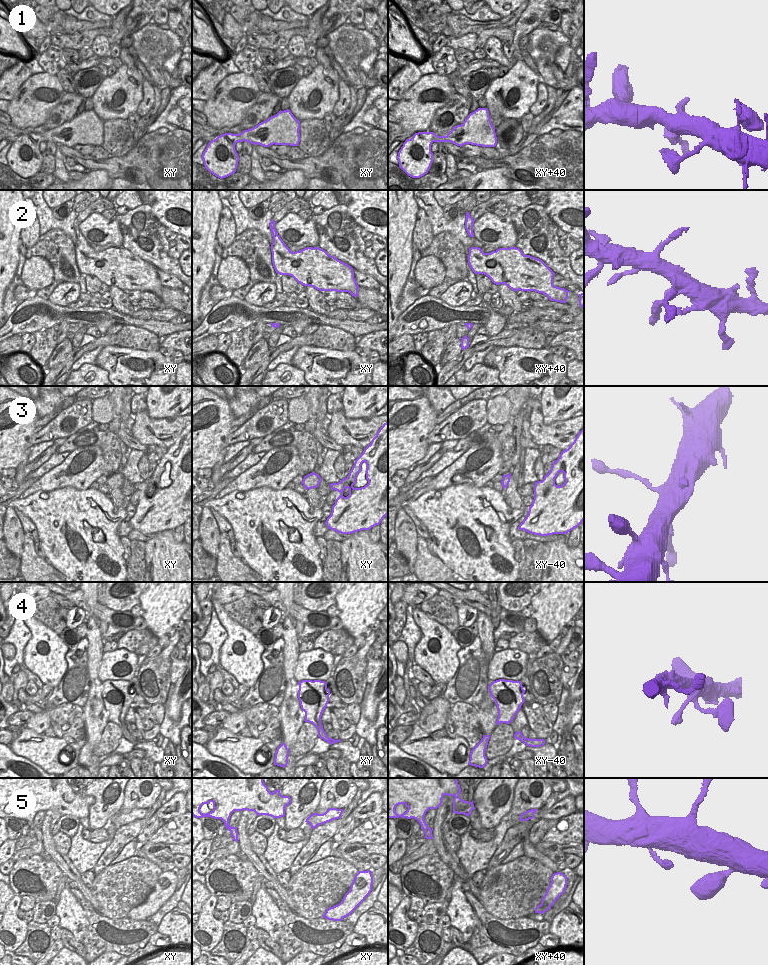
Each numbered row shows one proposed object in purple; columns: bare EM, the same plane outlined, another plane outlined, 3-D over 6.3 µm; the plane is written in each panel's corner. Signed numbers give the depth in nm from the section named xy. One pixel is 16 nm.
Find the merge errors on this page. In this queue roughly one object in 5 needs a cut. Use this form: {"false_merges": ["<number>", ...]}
{"false_merges": []}

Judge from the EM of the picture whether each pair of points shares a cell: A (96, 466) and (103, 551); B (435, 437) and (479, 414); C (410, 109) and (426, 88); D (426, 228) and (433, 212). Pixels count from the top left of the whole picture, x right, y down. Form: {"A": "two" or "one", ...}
{"A": "two", "B": "one", "C": "one", "D": "two"}

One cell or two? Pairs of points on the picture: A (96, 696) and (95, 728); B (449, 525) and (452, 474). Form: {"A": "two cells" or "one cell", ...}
{"A": "one cell", "B": "two cells"}

